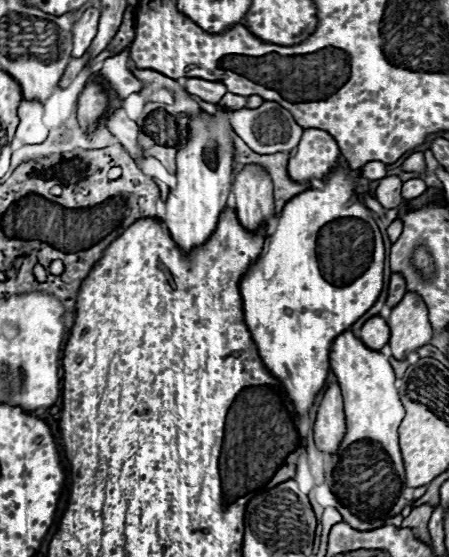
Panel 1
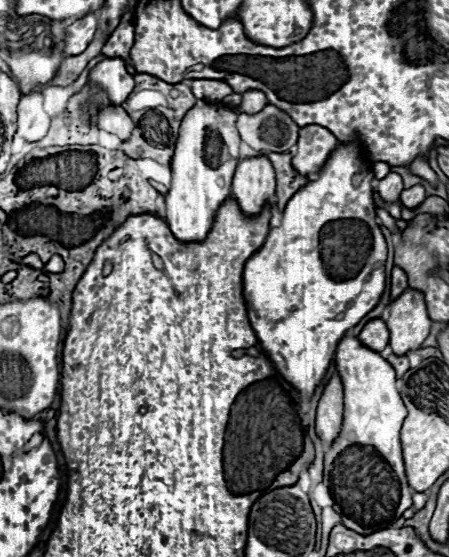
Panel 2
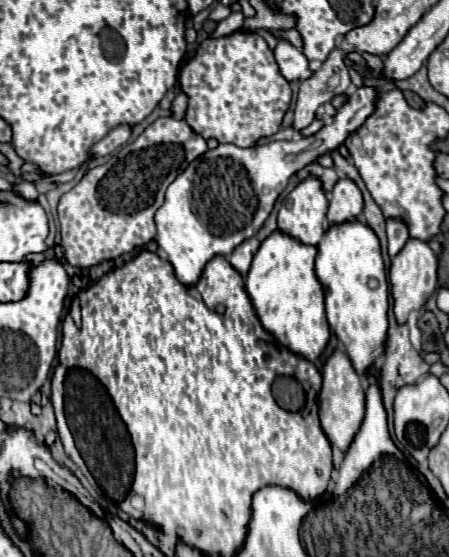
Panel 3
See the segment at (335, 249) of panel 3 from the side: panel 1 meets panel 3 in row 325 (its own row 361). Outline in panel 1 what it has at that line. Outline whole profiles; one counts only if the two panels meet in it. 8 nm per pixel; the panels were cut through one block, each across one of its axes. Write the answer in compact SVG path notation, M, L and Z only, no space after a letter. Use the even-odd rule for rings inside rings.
M350 330L342 332L336 340L330 344L330 368L338 378L338 384L342 388L344 396L344 410L346 410L346 436L334 454L334 494L338 496L338 510L346 524L350 524L356 530L372 530L378 526L384 526L388 518L394 518L402 512L402 508L408 504L404 498L404 466L402 456L398 448L398 426L404 418L404 408L400 404L398 390L394 386L394 370L384 354L378 350L370 350L358 340Z

